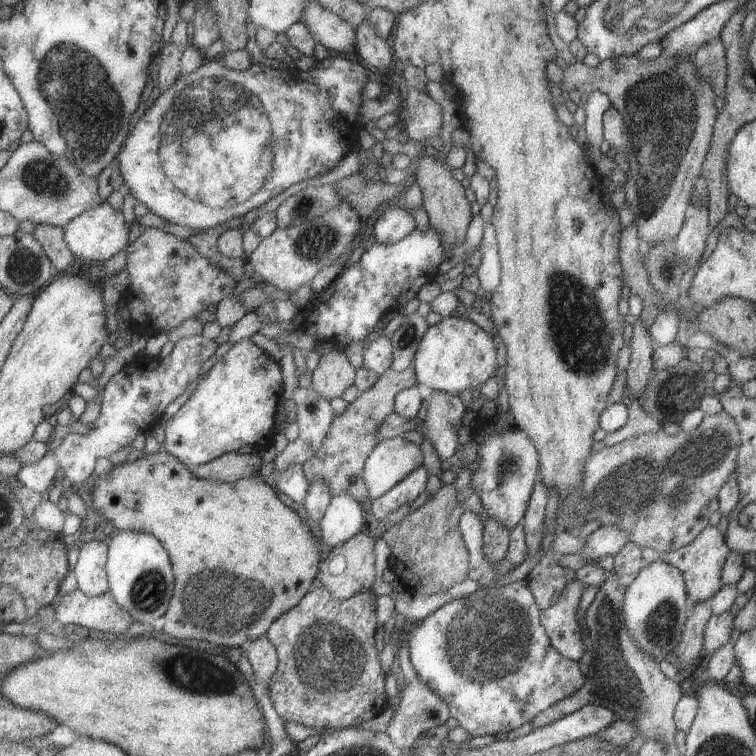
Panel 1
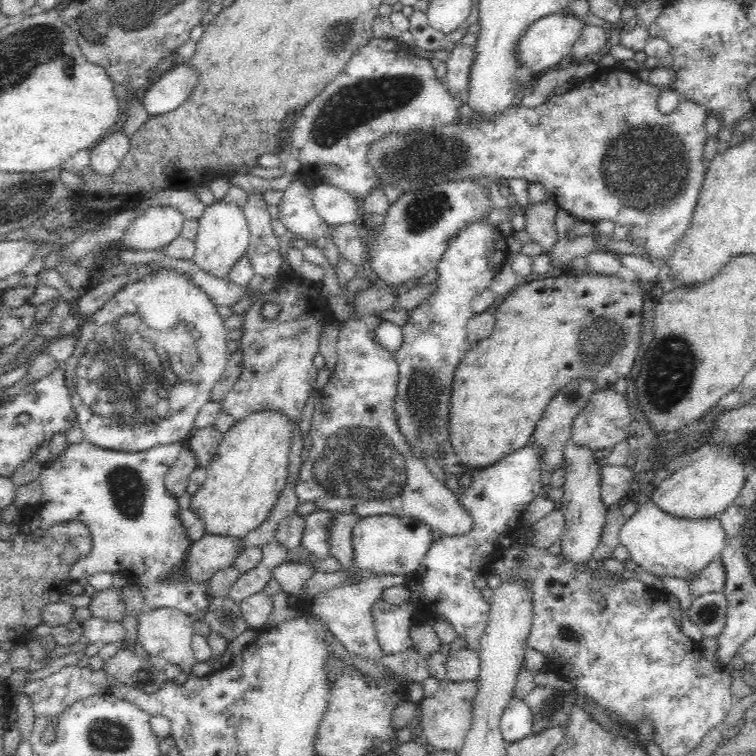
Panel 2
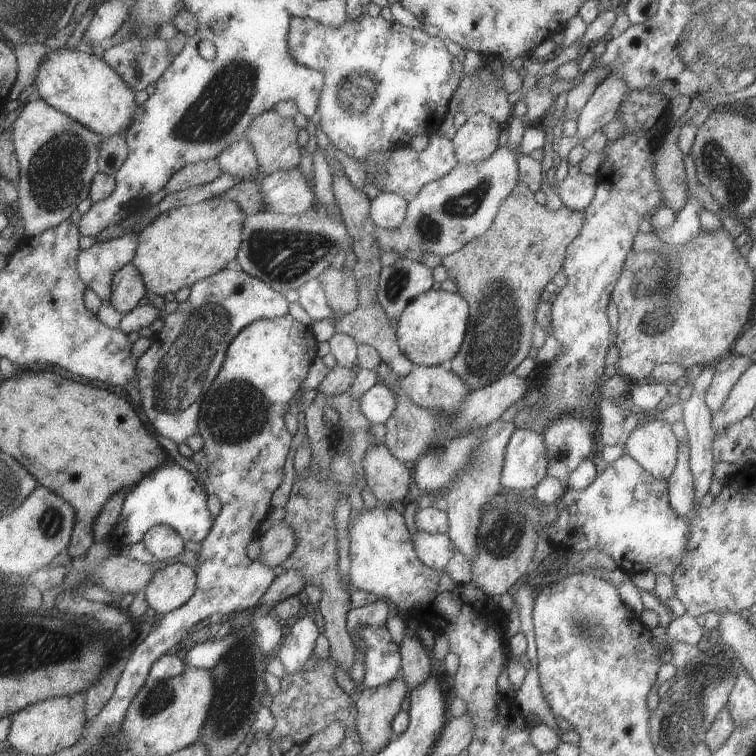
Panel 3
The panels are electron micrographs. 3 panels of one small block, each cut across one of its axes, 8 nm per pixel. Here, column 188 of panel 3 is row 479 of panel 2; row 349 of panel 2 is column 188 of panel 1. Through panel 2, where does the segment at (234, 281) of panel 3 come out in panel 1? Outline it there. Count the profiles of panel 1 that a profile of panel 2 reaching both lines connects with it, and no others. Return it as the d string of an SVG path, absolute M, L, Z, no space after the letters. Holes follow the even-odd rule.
M197 334L191 337L180 338L173 343L172 350L164 358L149 357L146 354L137 354L131 361L125 363L119 372L113 374L103 386L102 401L98 417L92 422L92 427L85 434L67 433L63 439L52 446L35 464L25 464L17 472L16 477L27 490L42 493L49 490L53 481L53 474L57 470L64 471L65 484L73 488L78 487L92 472L97 458L106 458L120 448L130 445L131 440L139 433L148 433L158 422L165 407L175 398L185 392L185 388L197 380L203 362L215 352L220 345L216 339L208 339Z

